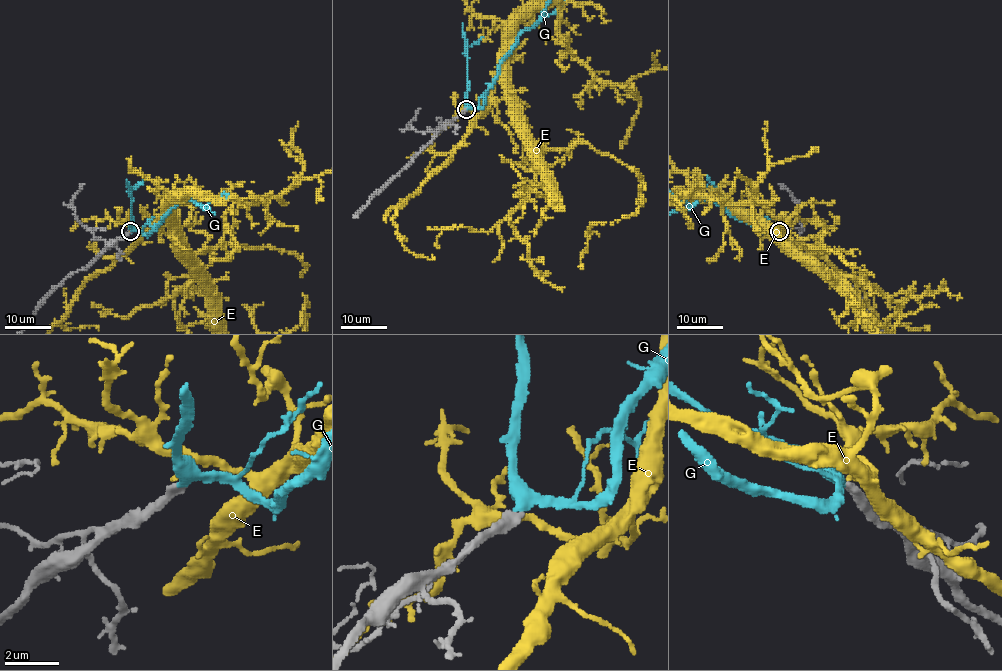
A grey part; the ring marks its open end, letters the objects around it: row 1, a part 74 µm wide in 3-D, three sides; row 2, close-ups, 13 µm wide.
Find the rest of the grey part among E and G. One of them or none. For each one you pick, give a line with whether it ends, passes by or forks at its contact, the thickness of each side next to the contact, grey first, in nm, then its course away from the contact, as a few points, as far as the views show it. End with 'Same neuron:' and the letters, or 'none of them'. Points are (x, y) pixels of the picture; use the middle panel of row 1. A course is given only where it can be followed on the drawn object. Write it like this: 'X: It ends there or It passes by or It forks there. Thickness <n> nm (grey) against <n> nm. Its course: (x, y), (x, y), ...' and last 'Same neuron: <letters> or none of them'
G: It passes by. Thickness 360 nm (grey) against 320 nm
Same neuron: G

